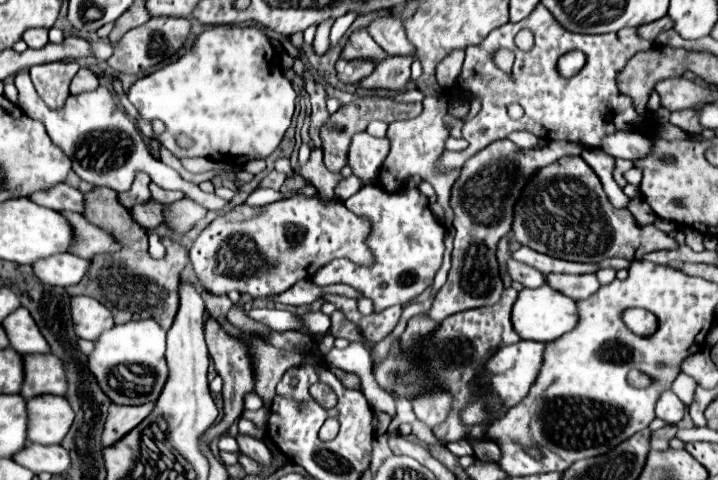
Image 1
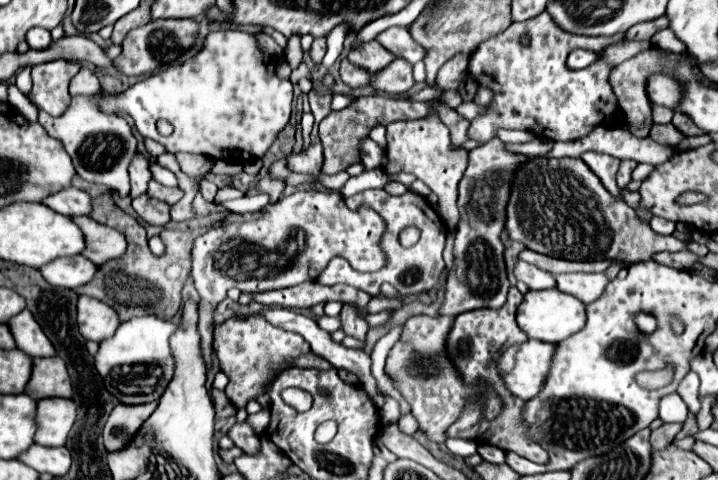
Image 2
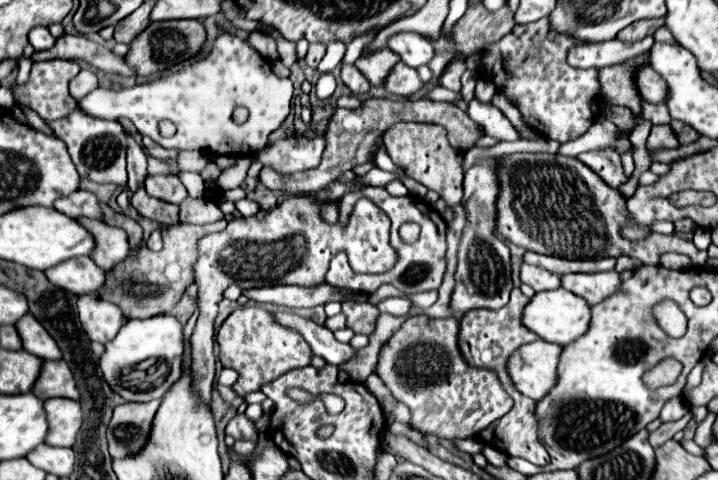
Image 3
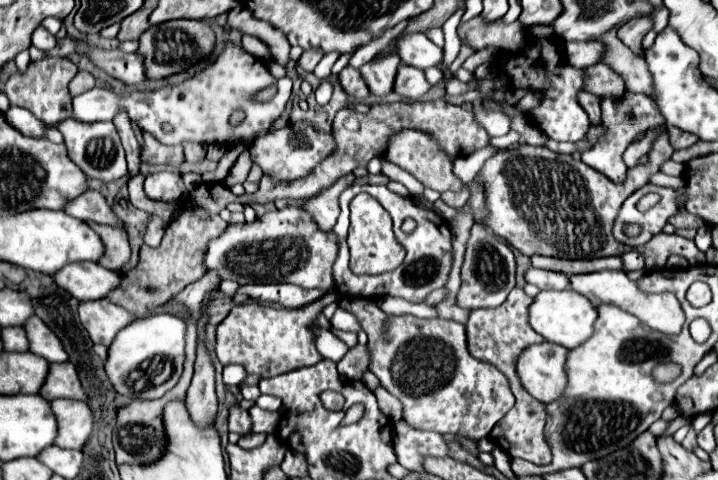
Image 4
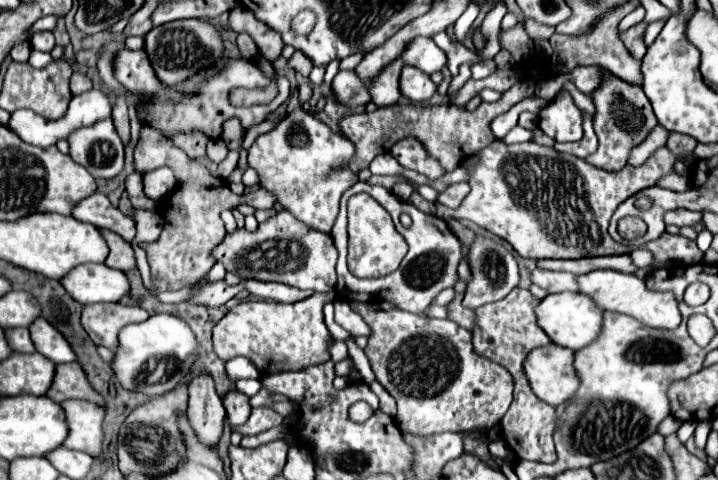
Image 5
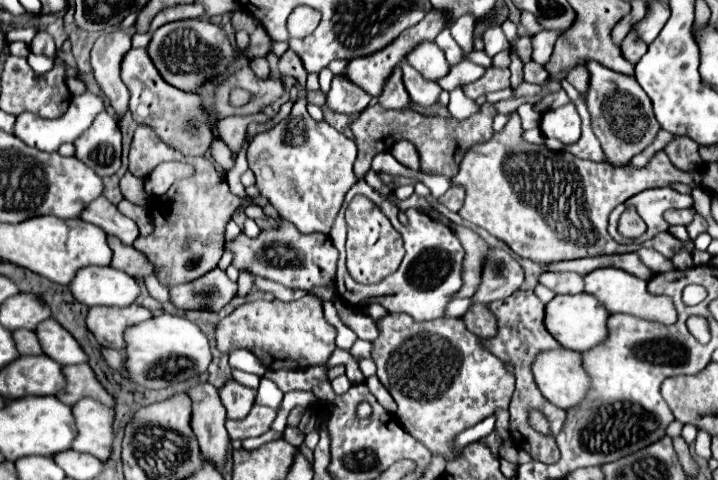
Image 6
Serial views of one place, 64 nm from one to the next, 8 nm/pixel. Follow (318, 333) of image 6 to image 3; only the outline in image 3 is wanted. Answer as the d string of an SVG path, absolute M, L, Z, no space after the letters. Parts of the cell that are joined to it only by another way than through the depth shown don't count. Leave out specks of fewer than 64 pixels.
M258 306L236 308L218 328L216 340L220 344L218 358L222 366L234 368L240 374L238 382L232 386L240 396L252 390L260 390L262 384L276 380L288 370L308 366L314 356L310 344L304 340L300 332L296 332L294 328L282 326L272 312Z

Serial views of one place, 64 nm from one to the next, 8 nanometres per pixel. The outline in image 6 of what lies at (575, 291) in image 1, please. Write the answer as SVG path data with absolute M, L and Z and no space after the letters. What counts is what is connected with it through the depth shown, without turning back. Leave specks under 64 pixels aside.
M598 268L590 274L586 274L584 282L586 282L584 292L596 296L610 312L628 312L628 314L634 314L634 316L640 316L640 318L646 318L646 320L662 322L662 324L672 324L677 320L677 312L670 298L667 296L652 296L646 290L644 280L624 272L620 268Z

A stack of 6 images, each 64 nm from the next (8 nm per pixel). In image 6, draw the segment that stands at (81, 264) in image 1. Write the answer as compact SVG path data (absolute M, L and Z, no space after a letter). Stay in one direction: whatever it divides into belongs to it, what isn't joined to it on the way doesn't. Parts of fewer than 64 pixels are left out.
M110 266L82 268L70 284L76 300L86 306L130 306L140 294L138 282Z

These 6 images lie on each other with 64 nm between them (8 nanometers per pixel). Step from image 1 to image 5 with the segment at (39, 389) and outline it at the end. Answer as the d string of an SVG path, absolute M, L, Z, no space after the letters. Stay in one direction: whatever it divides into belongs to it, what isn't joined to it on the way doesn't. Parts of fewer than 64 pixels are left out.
M78 362L56 366L56 380L54 380L54 384L52 384L52 388L48 390L46 396L52 398L58 404L62 404L64 400L80 398L80 400L90 400L94 404L106 406L104 396L100 396L92 388L92 384L88 384L86 372L84 372L84 368L80 368Z

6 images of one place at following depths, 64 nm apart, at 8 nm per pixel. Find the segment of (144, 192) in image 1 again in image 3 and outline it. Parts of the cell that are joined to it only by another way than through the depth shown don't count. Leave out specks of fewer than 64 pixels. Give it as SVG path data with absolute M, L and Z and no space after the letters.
M126 130L128 136L128 188L134 192L138 184L147 177L147 154L144 154L144 148L132 138L132 134Z

